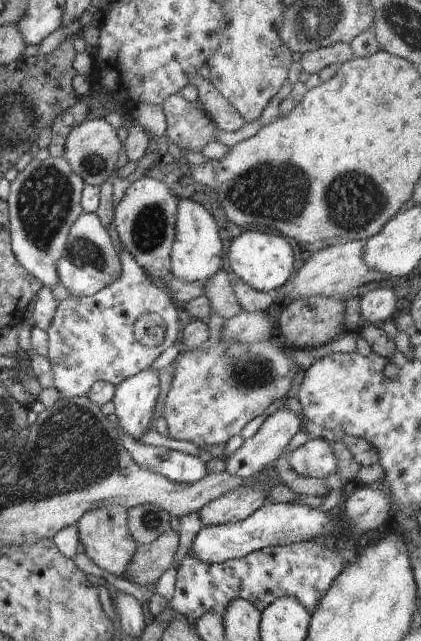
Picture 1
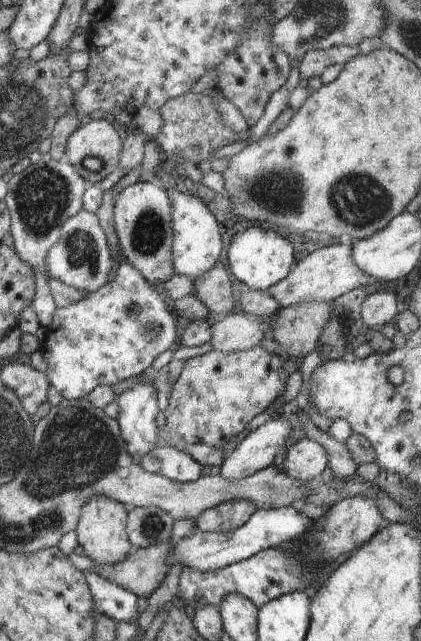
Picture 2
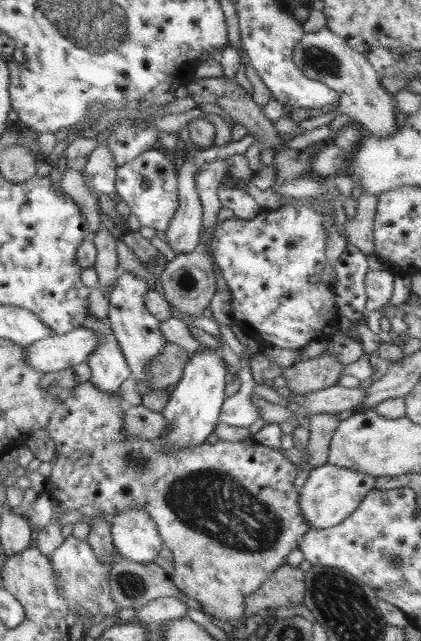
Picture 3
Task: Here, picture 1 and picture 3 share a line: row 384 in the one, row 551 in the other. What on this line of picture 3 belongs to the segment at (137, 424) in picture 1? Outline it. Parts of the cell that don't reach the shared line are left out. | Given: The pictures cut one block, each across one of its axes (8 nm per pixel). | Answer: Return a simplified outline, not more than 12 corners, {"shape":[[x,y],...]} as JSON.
{"shape":[[129,506],[111,518],[121,558],[157,558],[163,540],[147,512]]}

